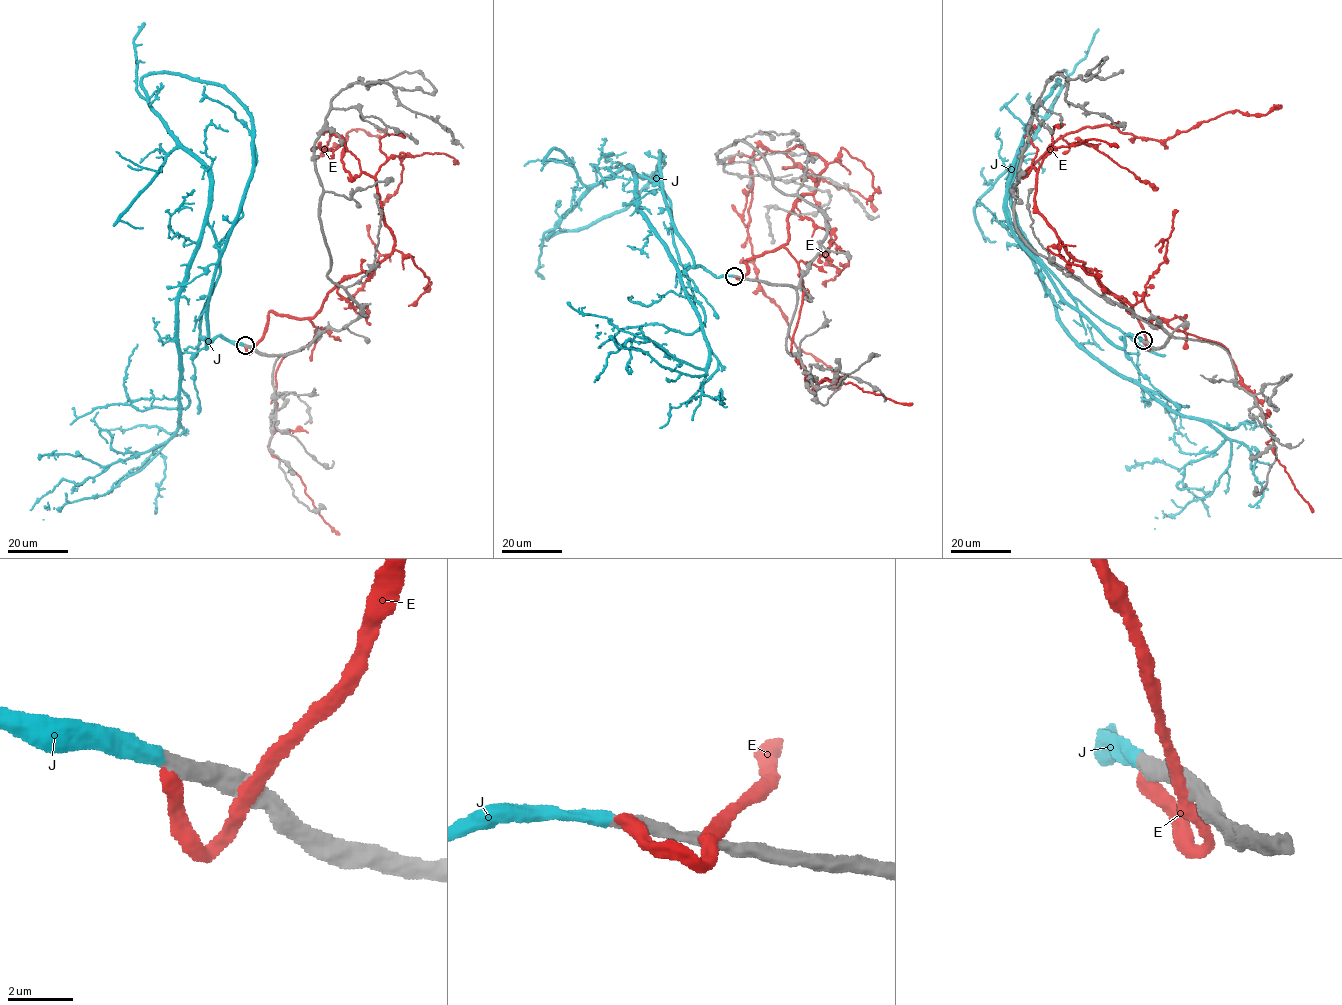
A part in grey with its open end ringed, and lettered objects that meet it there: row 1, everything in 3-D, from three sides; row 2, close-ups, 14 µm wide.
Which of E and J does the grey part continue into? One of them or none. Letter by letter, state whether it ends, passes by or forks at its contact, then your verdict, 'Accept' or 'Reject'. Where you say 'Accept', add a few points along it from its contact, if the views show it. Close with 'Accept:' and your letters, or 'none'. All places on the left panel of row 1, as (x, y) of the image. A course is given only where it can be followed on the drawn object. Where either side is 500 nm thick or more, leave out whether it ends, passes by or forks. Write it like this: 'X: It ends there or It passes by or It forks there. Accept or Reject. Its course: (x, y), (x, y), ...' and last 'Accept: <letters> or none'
E: Reject
J: It ends there. Accept. Its course: (245, 345), (217, 336), (206, 348), (211, 264), (180, 295), (173, 436), (80, 484), (63, 480), (30, 510)
Accept: J

